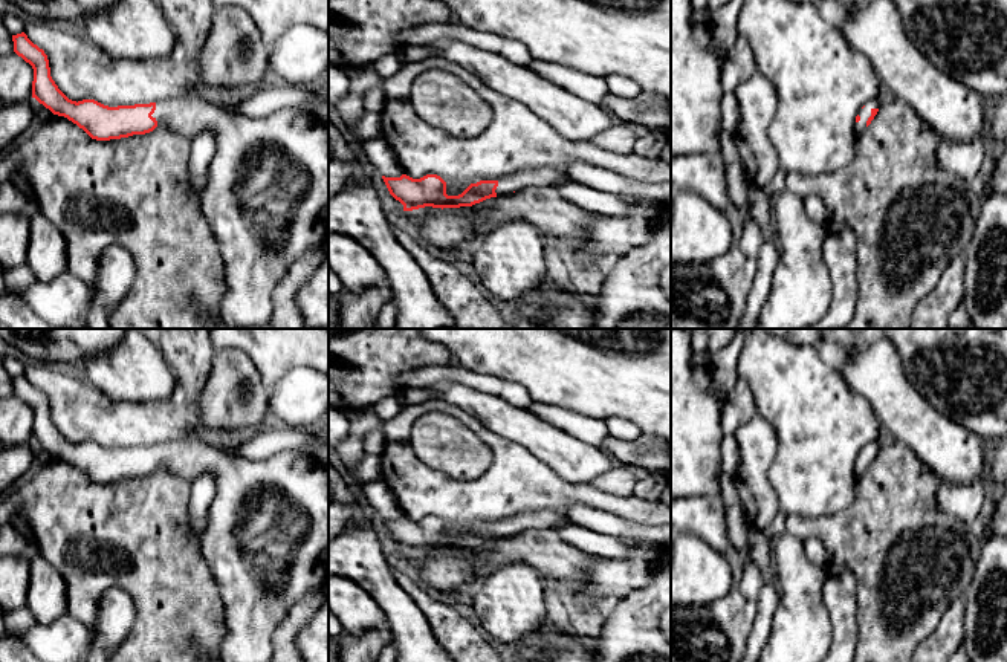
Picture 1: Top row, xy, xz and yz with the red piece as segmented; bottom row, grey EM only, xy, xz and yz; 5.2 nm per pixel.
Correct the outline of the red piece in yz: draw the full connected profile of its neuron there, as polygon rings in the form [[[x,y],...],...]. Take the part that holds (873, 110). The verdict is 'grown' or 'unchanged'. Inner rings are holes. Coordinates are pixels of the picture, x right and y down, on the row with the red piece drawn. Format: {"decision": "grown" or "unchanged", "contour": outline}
{"decision": "grown", "contour": [[[871,99],[859,110],[856,116],[857,133],[862,133],[871,124],[880,105],[882,102],[879,99]]]}

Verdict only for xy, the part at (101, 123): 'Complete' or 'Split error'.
Split error

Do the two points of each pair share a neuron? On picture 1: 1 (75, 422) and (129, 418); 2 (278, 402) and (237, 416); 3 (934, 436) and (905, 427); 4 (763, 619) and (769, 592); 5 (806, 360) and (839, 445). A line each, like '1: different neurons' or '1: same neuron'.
1: same neuron
2: different neurons
3: same neuron
4: same neuron
5: same neuron

